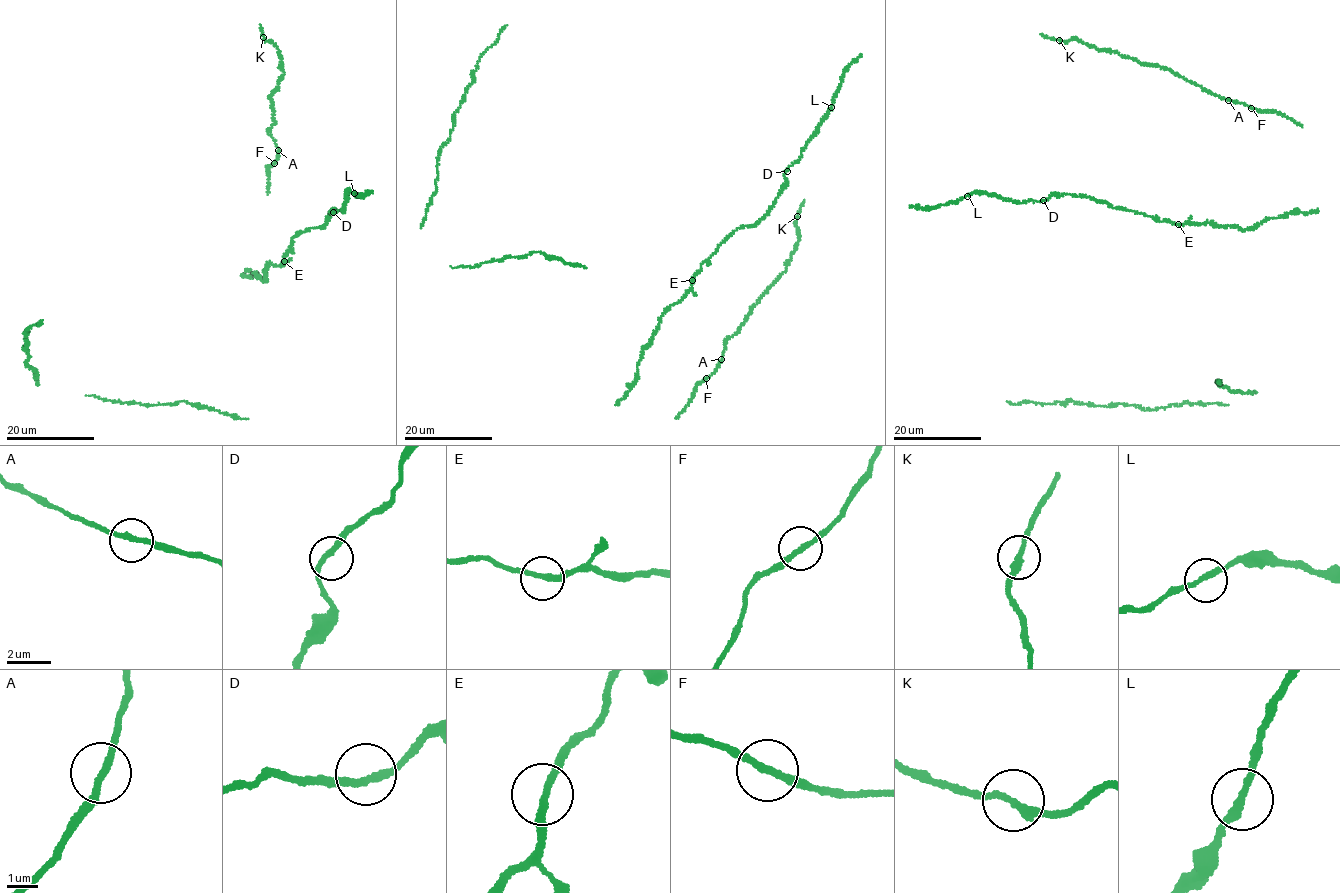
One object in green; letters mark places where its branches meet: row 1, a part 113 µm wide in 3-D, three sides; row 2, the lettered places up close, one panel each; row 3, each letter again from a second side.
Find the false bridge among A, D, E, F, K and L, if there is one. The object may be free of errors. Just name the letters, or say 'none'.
none

